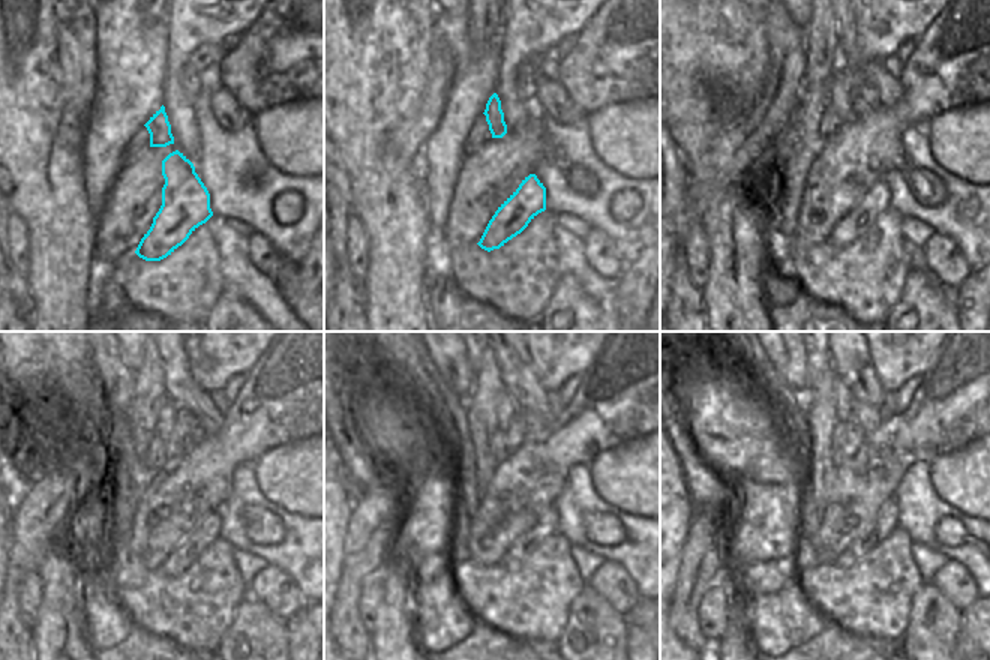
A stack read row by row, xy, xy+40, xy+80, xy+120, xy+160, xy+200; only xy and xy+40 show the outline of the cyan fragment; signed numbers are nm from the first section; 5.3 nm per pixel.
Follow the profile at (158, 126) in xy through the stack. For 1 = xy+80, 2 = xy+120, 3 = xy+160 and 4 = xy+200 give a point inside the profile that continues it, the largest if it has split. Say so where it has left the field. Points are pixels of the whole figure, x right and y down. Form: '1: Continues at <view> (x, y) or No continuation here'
1: Continues at xy+80 (839, 96)
2: Continues at xy+120 (168, 413)
3: Continues at xy+160 (506, 408)
4: Continues at xy+200 (842, 396)

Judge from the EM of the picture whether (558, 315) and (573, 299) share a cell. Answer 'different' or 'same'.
same

